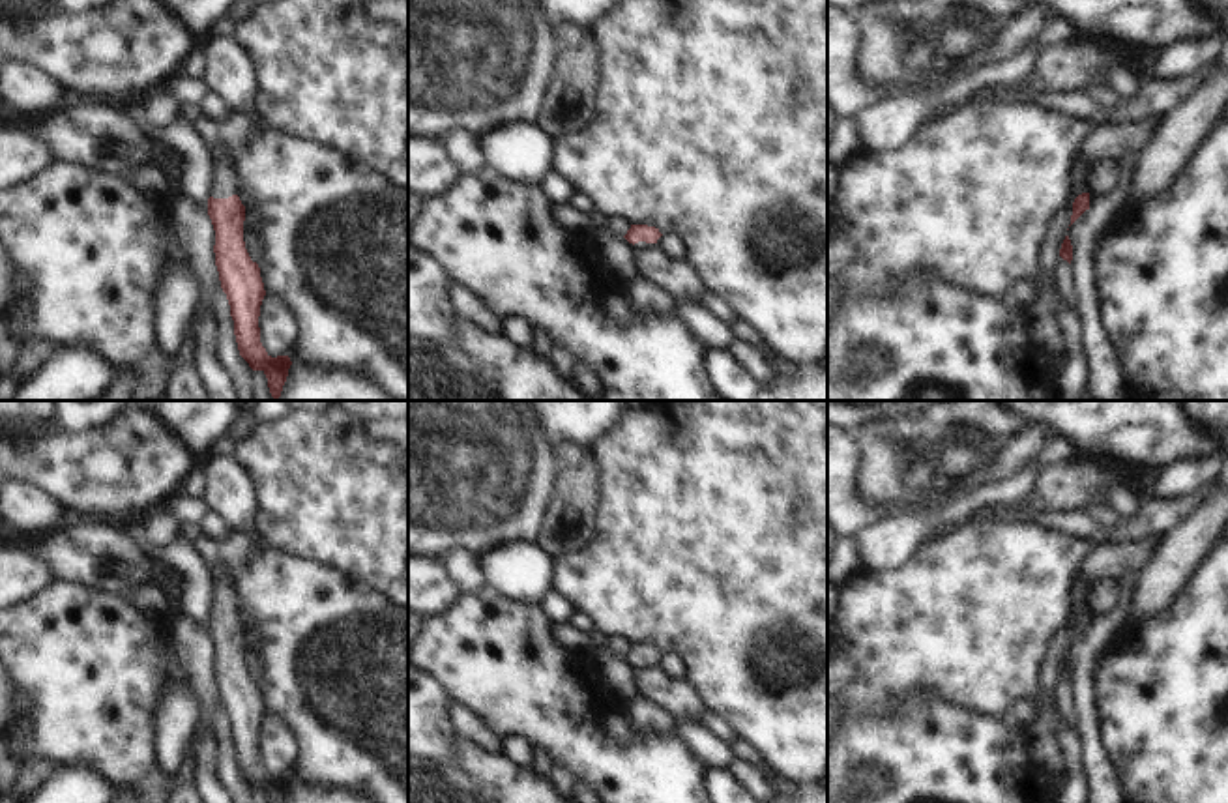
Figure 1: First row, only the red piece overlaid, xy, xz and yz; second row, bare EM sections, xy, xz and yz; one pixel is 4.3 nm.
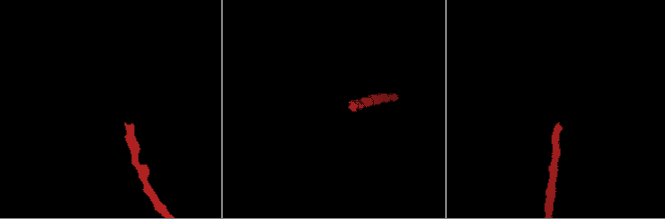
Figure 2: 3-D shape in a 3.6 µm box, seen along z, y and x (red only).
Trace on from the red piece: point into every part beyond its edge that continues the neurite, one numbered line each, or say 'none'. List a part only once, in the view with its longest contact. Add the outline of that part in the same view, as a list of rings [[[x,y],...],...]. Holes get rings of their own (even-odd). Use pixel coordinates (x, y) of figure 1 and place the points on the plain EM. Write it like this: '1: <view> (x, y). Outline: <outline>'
1: xy (223, 601). Outline: [[[213,578],[210,616],[228,618],[232,614],[238,614],[236,603],[238,599],[234,595],[232,582],[228,578]]]

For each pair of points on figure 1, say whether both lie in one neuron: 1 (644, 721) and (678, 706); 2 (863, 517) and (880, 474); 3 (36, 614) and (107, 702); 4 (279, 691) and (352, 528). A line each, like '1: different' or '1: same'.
1: different
2: different
3: same
4: different

